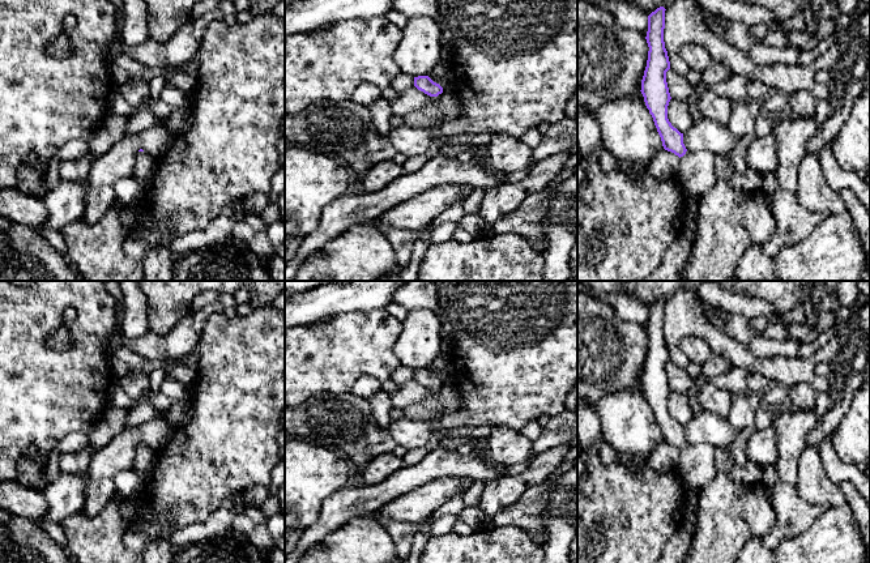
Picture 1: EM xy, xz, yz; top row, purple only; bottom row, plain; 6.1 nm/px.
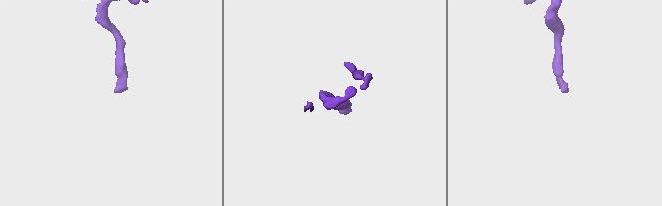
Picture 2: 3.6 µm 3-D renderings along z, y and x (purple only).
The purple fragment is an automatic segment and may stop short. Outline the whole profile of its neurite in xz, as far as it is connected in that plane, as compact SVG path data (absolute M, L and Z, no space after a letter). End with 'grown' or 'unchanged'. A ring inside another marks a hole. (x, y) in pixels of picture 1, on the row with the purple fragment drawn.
M428 76L414 77L414 86L430 95L432 103L414 114L404 116L404 121L413 127L430 127L432 123L440 119L440 111L438 108L438 97L443 93L443 88L434 82Z; grown

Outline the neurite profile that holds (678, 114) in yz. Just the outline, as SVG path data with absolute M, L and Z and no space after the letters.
M670 99L668 106L668 119L681 133L688 131L694 124L688 110L688 103L678 99Z

